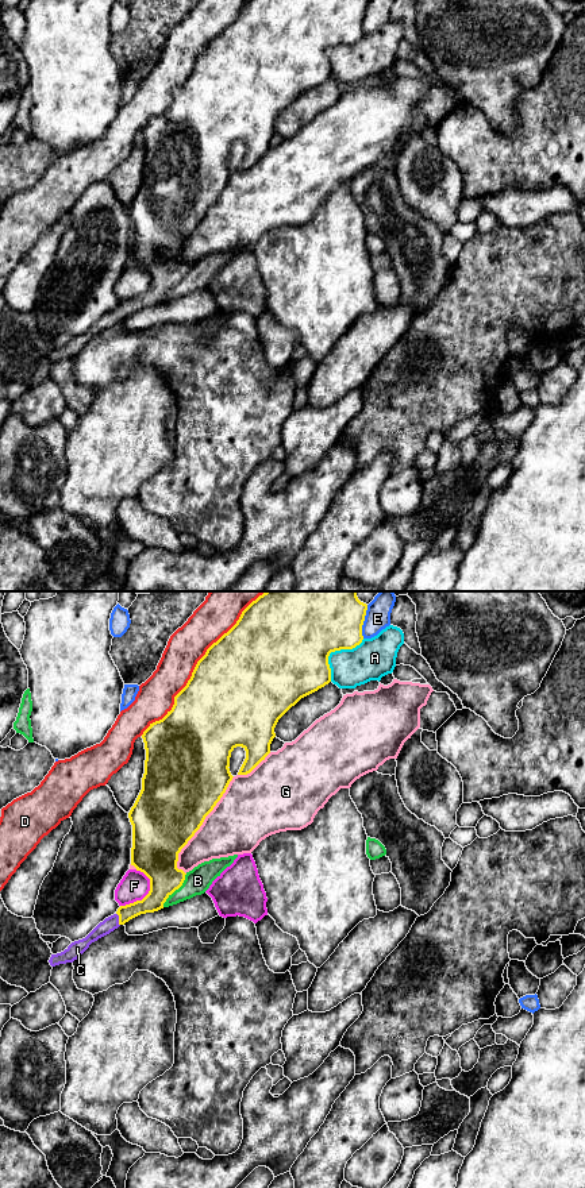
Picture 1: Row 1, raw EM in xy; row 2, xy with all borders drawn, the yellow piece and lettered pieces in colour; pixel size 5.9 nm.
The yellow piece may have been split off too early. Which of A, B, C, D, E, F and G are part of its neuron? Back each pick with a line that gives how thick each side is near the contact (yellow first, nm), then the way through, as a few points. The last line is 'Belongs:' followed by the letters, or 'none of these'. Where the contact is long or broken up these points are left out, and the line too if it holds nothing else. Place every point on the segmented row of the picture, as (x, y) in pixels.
C: calibres 120 and 90 nm; way xy (154, 901), (127, 911), (119, 920), (110, 924)
Belongs: C

